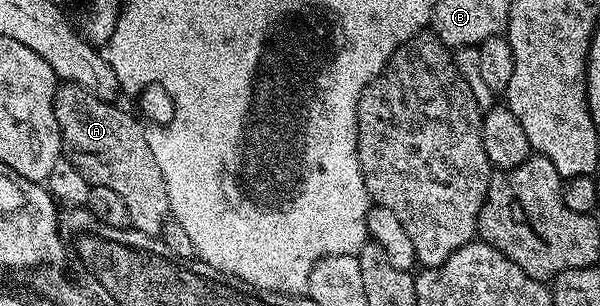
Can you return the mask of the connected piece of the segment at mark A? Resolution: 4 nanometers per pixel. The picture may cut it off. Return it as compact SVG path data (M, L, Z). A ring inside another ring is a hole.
M61 82L53 97L53 103L64 157L68 158L71 164L75 164L75 168L79 168L83 180L87 180L90 186L112 188L123 199L127 204L127 212L131 216L132 229L144 234L160 235L163 224L171 218L169 197L167 184L163 184L163 172L159 172L159 164L155 164L155 156L151 156L151 144L146 127L140 121L137 123L127 111L113 106L117 104L88 94L74 82Z

